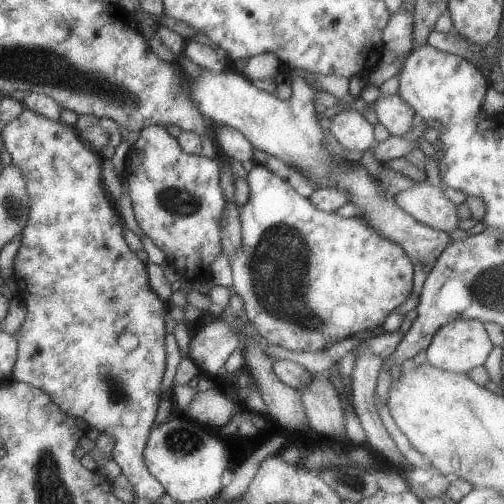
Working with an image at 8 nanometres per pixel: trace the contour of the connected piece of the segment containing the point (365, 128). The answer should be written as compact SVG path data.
M342 111L328 121L332 134L348 151L363 154L377 143L375 126L370 124L360 112Z

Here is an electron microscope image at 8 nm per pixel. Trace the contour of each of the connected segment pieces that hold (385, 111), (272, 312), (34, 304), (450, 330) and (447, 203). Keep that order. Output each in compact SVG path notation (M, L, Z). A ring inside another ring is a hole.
M398 94L394 96L380 95L375 106L378 123L383 125L390 135L402 137L414 127L415 111Z
M256 163L254 169L248 174L250 195L249 200L239 206L239 220L241 222L241 244L231 259L233 284L235 291L243 303L246 319L254 326L256 333L265 339L266 343L277 345L289 351L305 351L307 353L323 350L337 341L354 337L362 330L372 331L383 326L386 318L398 309L413 294L414 289L414 263L406 252L392 240L381 236L371 228L362 216L344 218L337 212L319 210L311 204L309 198L301 196L292 186L280 176L274 175L268 168Z
M24 108L22 114L20 114L18 118L12 120L11 122L8 122L6 126L4 126L3 130L1 130L1 140L3 141L4 146L12 156L13 166L16 166L18 169L21 169L22 175L25 177L27 194L30 202L29 220L28 223L26 224L26 227L22 231L23 234L22 245L18 250L17 256L14 258L15 272L13 278L19 286L19 292L16 295L16 297L19 299L20 302L22 302L26 306L26 319L24 324L20 326L19 330L14 335L15 340L17 341L17 344L19 346L17 349L17 360L11 378L12 380L15 380L20 383L27 383L33 385L35 388L41 389L43 392L46 392L46 394L50 396L50 399L65 414L71 415L72 417L78 419L83 419L88 424L90 429L96 428L98 429L98 431L100 431L100 433L104 432L107 433L109 436L113 436L115 438L115 448L113 449L113 454L112 454L113 461L115 461L120 466L122 473L126 475L126 478L128 479L128 481L130 481L130 484L132 485L132 489L134 491L134 495L136 496L136 498L138 497L146 498L150 499L150 501L156 500L165 494L165 489L160 485L160 482L158 482L158 480L155 480L155 477L148 471L148 468L146 467L145 464L144 452L146 449L148 438L150 437L151 434L152 424L154 424L154 420L156 418L156 414L159 408L159 403L161 401L159 398L160 385L162 382L162 378L164 376L164 372L166 370L166 346L165 346L165 334L167 333L165 328L165 317L167 316L166 302L163 302L155 294L155 291L152 290L152 288L149 286L149 277L144 262L138 259L138 256L134 252L132 252L132 250L130 250L130 246L128 246L128 244L126 243L126 240L124 239L124 236L122 234L122 226L121 226L121 225L124 226L124 224L122 224L123 222L122 219L120 218L120 215L118 214L118 210L114 207L114 204L112 204L111 197L104 188L104 181L103 177L101 176L101 165L103 162L103 158L100 152L96 152L89 144L86 144L86 142L83 139L81 139L81 137L79 136L79 130L77 130L75 127L66 125L65 123L49 120L48 118L45 118L44 116L41 116L40 114L33 112L28 108Z
M461 319L443 325L434 336L427 351L427 363L435 368L456 373L483 366L493 349L483 323L477 319Z
M414 183L393 196L396 205L417 222L450 233L458 227L457 206L430 183Z

